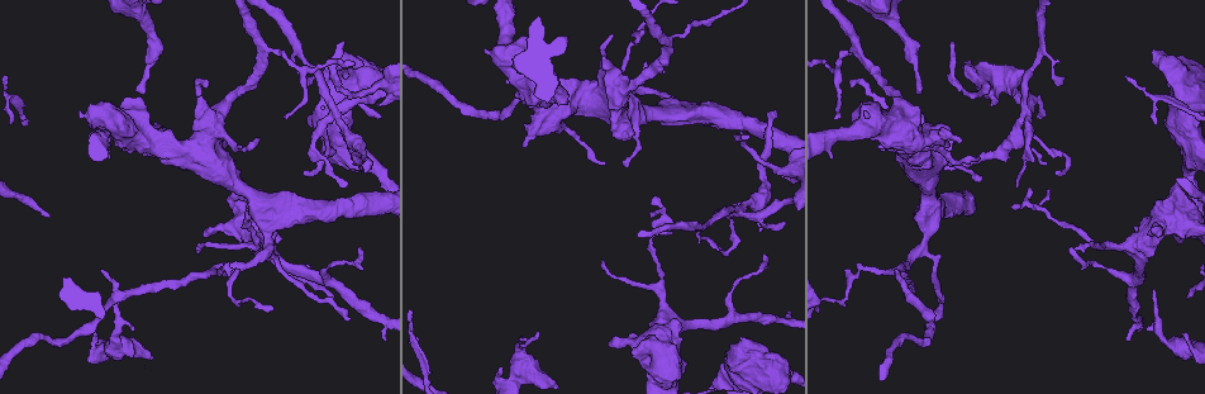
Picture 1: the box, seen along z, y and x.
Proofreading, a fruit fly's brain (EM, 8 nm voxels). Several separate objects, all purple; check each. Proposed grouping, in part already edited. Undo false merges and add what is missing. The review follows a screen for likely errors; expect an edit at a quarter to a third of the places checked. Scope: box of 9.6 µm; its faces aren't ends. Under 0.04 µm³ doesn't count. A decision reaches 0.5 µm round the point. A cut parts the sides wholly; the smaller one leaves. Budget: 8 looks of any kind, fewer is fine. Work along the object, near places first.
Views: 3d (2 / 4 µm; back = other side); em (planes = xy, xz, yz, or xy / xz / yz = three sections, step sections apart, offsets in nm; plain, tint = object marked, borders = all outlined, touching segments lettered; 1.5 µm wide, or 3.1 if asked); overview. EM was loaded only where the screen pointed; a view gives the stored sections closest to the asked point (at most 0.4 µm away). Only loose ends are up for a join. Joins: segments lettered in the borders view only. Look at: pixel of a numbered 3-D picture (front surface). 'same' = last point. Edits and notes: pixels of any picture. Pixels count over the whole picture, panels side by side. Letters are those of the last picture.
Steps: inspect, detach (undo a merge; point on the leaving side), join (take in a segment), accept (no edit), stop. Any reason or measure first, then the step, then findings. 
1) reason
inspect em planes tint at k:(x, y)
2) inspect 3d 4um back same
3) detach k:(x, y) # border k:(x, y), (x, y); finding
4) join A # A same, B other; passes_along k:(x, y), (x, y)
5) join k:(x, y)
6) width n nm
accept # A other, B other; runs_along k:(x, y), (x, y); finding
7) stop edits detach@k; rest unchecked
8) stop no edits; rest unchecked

tapers out
inspect em xz step 4 borders at 1:(1042, 164)

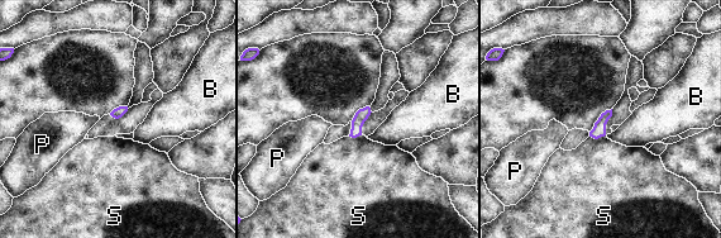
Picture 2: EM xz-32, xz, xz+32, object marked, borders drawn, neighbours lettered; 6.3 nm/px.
accept # B other, P other, S other; border 2:(605, 134), (597, 138), (590, 137); no lettered segment goes on from it

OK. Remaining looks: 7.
an open end
inspect 3d 2um at 1:(1155, 290)

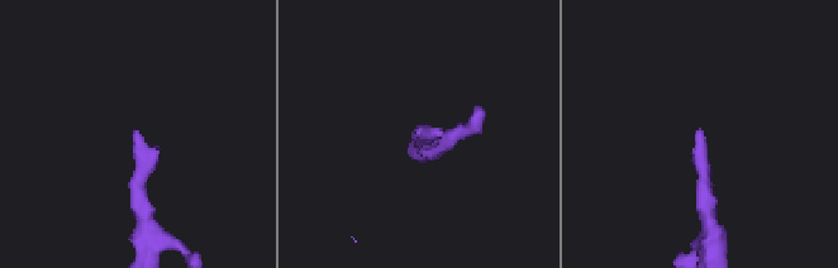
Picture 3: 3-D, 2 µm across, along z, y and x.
shape alone is not enough
inspect em planes borders at 3:(701, 135)

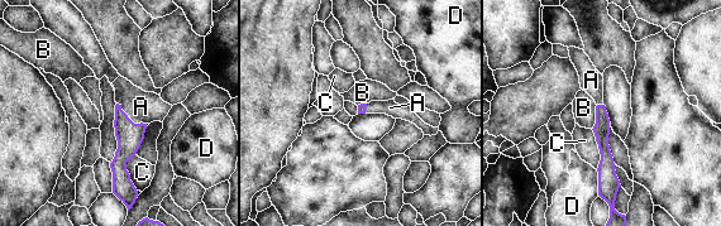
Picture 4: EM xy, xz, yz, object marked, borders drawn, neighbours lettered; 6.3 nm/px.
longest_contact C 260 nm
join A # A same, B other, C other, D other; passes_along 4:(129, 135), (129, 119), (141, 106); it goes on there

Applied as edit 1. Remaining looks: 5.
inspect overview

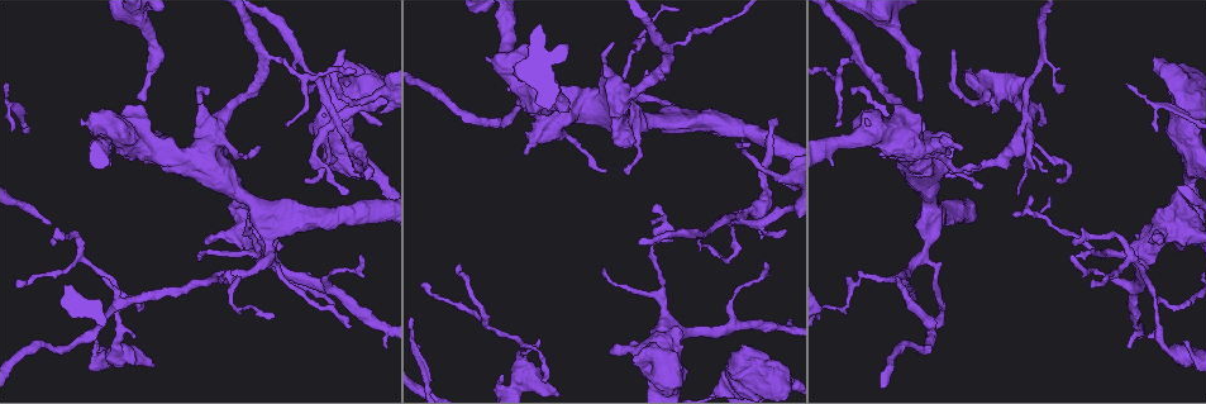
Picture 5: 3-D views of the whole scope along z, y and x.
thin end
inspect em planes plain at 5:(611, 46)

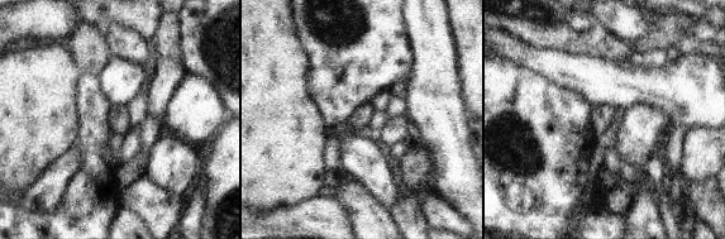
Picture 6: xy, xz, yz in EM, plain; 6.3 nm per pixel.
inspect em planes borders same

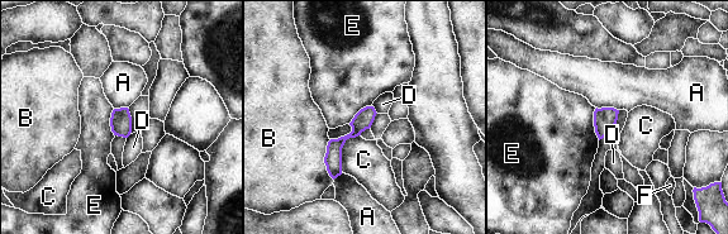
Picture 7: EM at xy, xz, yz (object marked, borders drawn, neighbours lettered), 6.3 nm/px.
width 120 nm
accept # A other, B other, C other, D other, E other, F other; border 7:(595, 108), (594, 132), (599, 139); none of them fits

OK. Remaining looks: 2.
stop edits join@4; rest unchecked

